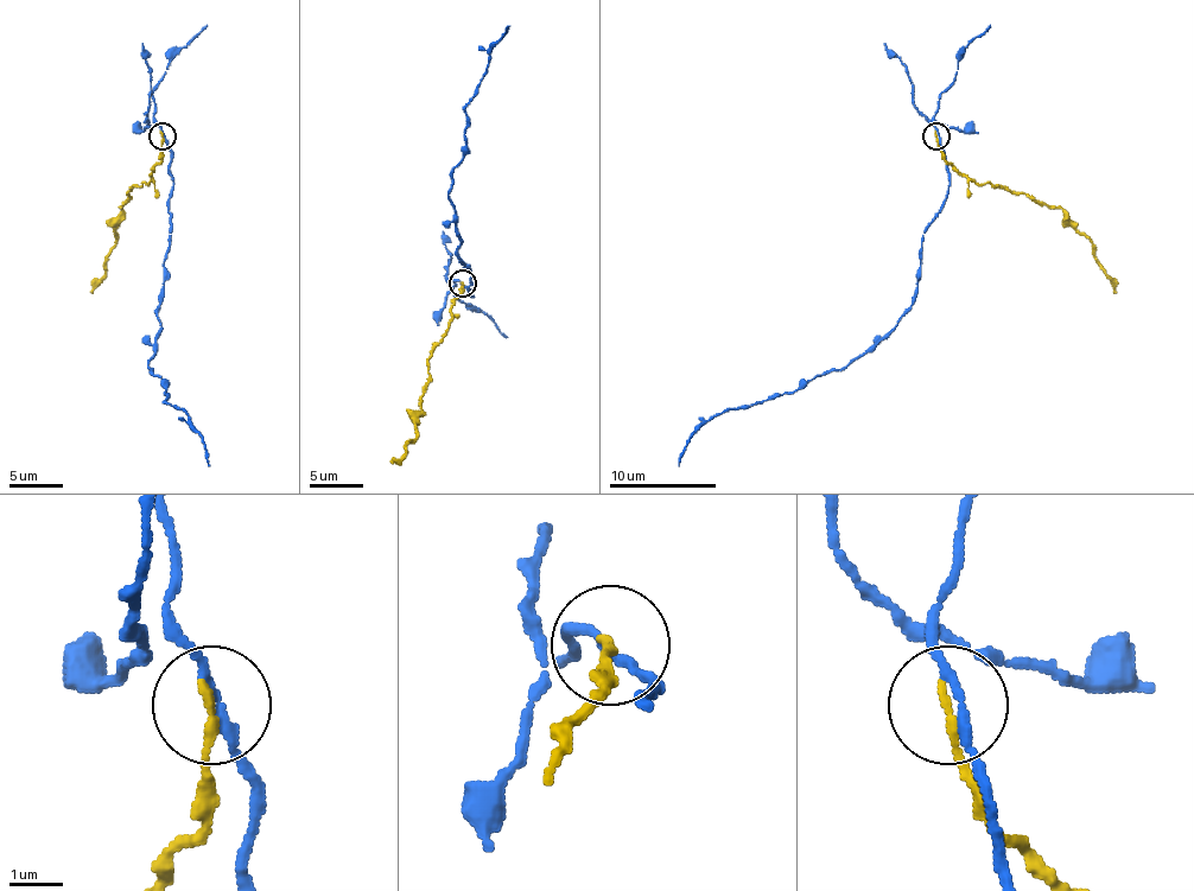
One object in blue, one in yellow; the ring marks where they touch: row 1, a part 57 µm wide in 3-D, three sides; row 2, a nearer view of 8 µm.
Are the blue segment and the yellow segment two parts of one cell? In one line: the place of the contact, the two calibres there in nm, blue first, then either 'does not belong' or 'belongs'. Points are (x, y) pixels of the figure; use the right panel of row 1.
(937, 135) | 170/170 nm | does not belong

